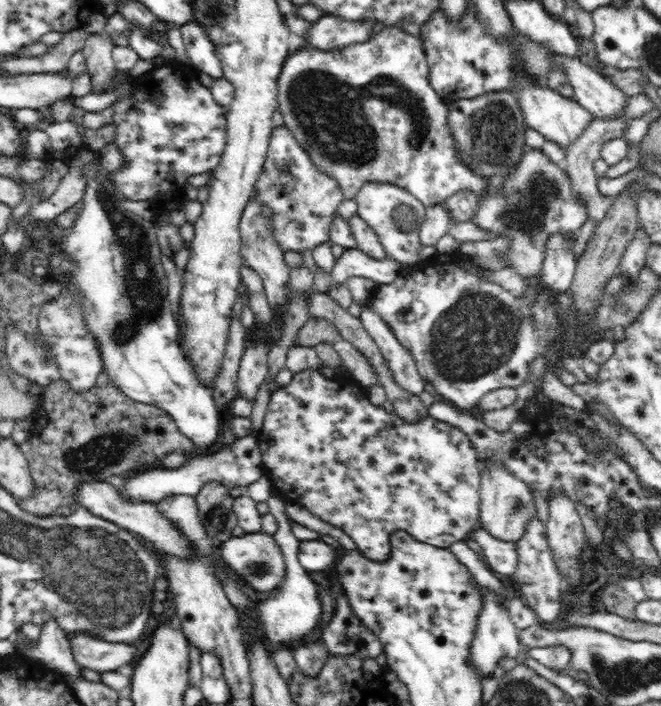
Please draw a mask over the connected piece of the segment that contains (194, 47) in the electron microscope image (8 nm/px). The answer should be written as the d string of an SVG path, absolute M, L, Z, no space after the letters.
M193 20L180 25L178 29L184 39L187 56L193 69L197 70L203 78L222 78L221 61L206 31Z

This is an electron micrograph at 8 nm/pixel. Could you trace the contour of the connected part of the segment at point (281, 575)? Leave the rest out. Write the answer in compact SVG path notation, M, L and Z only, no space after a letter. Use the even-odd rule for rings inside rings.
M263 531L244 533L240 536L232 536L222 542L221 558L237 574L238 582L247 584L252 595L256 598L260 592L274 592L279 588L286 576L286 563L280 545L276 543L274 535Z

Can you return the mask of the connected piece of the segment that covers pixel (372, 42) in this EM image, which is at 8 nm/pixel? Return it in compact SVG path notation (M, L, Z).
M384 27L380 32L370 37L366 42L351 44L335 49L322 51L310 45L303 45L298 48L292 56L287 56L283 62L278 80L277 80L277 101L279 109L283 115L284 125L290 129L292 136L296 137L296 141L300 143L309 153L309 158L319 171L332 176L339 185L346 200L355 200L358 190L368 184L368 182L380 182L384 184L394 184L399 188L404 188L409 194L412 194L425 207L443 204L450 196L468 190L476 197L484 197L487 191L493 190L493 184L489 184L488 180L476 176L472 173L462 161L460 161L460 153L454 142L453 136L450 136L450 127L448 126L448 101L431 87L428 80L429 66L422 46L421 39L406 33L398 27Z

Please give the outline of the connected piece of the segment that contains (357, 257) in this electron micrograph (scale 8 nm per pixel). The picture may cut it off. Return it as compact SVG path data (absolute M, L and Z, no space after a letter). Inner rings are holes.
M357 246L346 249L335 260L331 271L331 285L347 285L351 276L371 278L376 286L392 284L399 277L401 263L389 258L374 259L362 252Z

